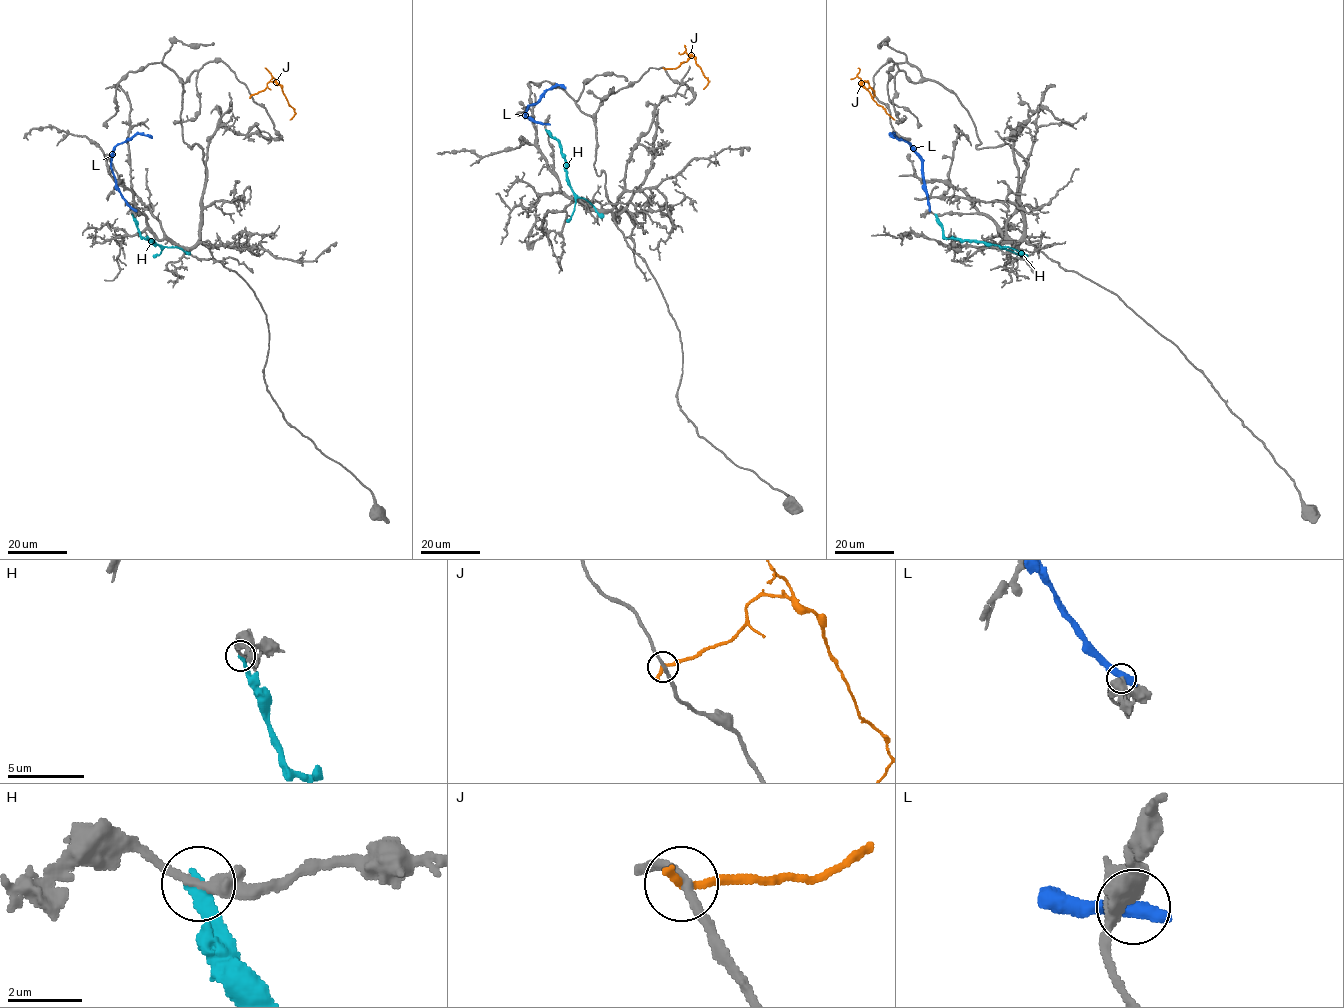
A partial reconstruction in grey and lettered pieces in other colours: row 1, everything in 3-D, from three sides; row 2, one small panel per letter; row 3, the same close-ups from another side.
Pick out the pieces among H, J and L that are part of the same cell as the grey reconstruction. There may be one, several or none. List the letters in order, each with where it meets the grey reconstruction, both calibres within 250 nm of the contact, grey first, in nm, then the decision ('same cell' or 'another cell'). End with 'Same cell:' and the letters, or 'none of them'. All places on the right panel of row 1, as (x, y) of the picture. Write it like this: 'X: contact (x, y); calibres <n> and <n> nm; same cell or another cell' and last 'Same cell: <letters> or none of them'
H: contact (936, 215); calibres 200 and 300 nm; another cell
J: contact (874, 95); calibres 240 and 280 nm; another cell
L: contact (929, 210); calibres 480 and 600 nm; another cell
Same cell: none of them

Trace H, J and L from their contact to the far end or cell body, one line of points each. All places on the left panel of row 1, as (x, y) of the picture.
H: (132, 215), (144, 238), (190, 253)
J: (250, 95), (263, 90), (270, 82), (276, 82), (294, 109), (295, 114), (290, 120)
L: (134, 210), (117, 185), (111, 168), (112, 150), (137, 134), (151, 138)

